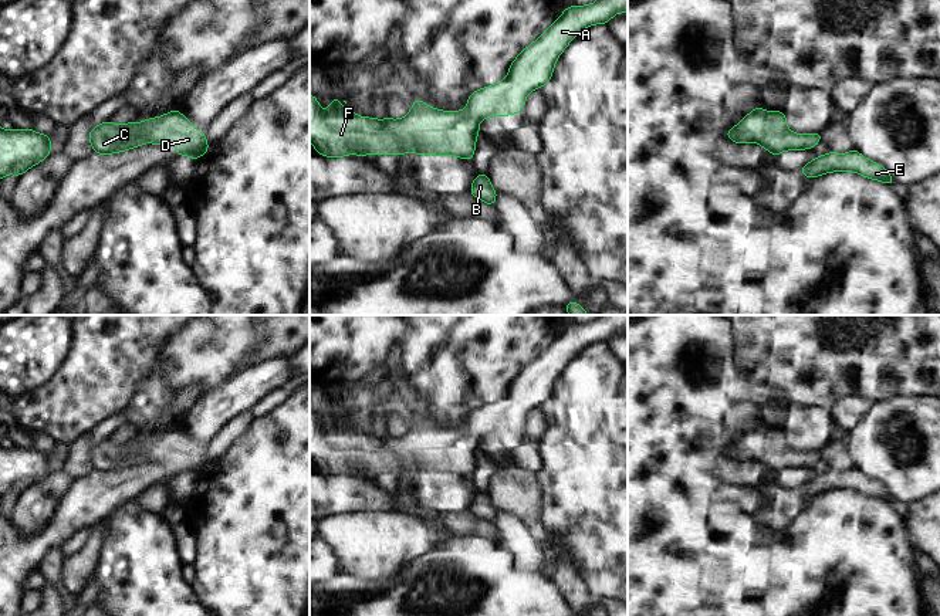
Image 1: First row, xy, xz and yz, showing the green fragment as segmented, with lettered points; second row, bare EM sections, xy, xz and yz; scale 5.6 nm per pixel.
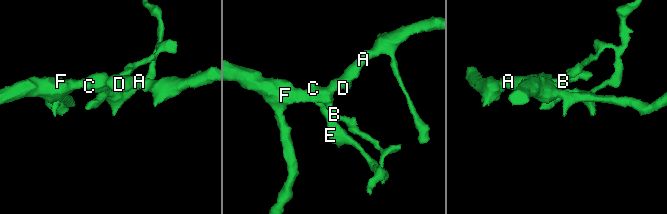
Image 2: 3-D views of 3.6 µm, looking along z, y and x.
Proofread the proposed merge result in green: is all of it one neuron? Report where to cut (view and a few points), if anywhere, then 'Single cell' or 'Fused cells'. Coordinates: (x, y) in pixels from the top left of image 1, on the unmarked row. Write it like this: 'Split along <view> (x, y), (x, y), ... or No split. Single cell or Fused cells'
No split. Single cell.

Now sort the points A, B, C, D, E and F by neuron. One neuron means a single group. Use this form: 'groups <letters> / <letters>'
groups A B C D E F

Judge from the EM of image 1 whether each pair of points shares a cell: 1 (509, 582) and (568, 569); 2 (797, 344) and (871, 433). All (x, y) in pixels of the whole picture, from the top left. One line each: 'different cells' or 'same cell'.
1: different cells
2: different cells

